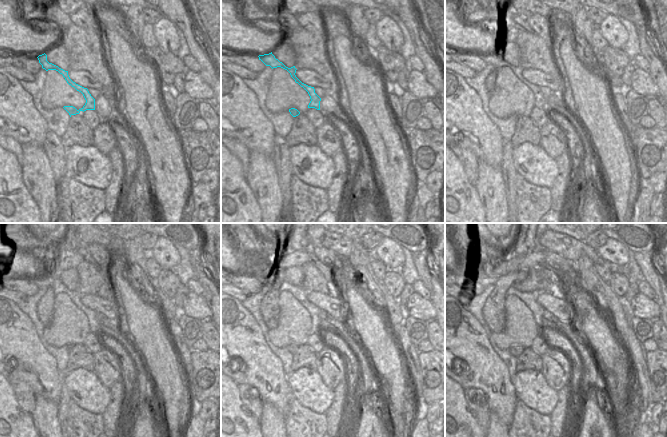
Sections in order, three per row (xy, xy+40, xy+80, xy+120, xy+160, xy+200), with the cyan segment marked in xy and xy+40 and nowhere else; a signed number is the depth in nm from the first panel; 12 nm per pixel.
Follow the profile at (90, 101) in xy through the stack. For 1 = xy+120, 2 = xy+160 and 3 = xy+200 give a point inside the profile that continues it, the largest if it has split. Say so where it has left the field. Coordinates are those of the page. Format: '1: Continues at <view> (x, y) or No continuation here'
1: Continues at xy+120 (54, 282)
2: Continues at xy+160 (301, 294)
3: Continues at xy+200 (529, 298).

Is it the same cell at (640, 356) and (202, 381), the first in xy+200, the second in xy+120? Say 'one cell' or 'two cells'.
two cells

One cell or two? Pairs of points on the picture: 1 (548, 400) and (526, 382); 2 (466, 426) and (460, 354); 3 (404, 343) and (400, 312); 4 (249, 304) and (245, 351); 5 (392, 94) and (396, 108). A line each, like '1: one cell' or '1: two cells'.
1: one cell
2: two cells
3: two cells
4: two cells
5: one cell

